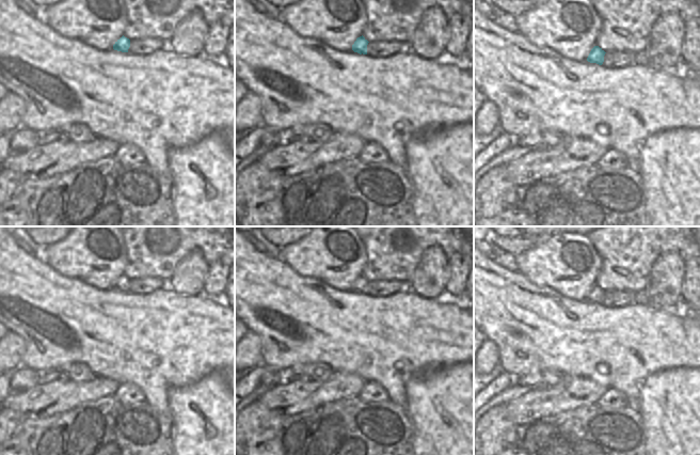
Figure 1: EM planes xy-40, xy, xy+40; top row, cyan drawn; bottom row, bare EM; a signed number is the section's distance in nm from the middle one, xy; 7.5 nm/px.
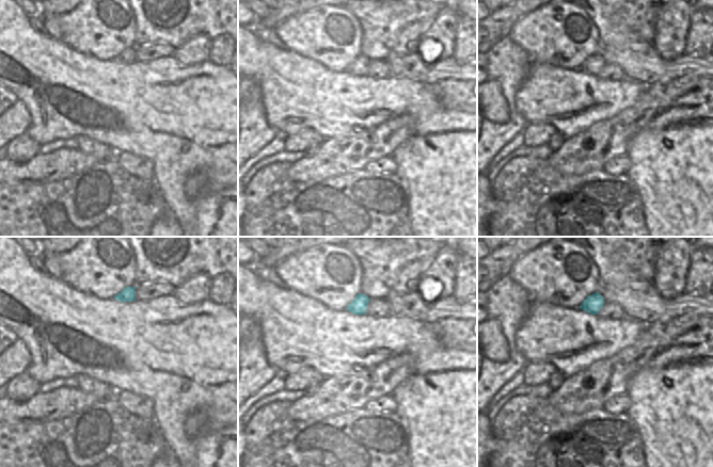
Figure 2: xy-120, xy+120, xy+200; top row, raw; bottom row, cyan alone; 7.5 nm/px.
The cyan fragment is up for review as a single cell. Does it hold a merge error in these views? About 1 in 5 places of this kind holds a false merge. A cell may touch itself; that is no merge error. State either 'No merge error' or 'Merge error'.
No merge error.

